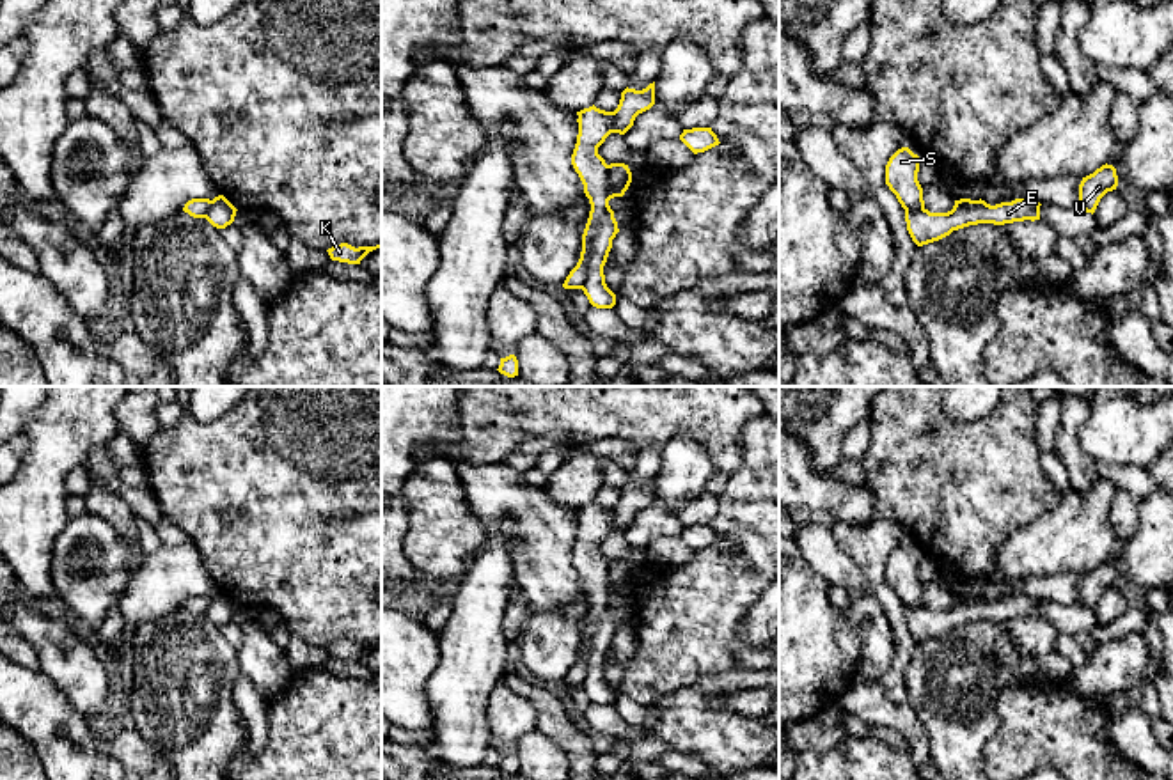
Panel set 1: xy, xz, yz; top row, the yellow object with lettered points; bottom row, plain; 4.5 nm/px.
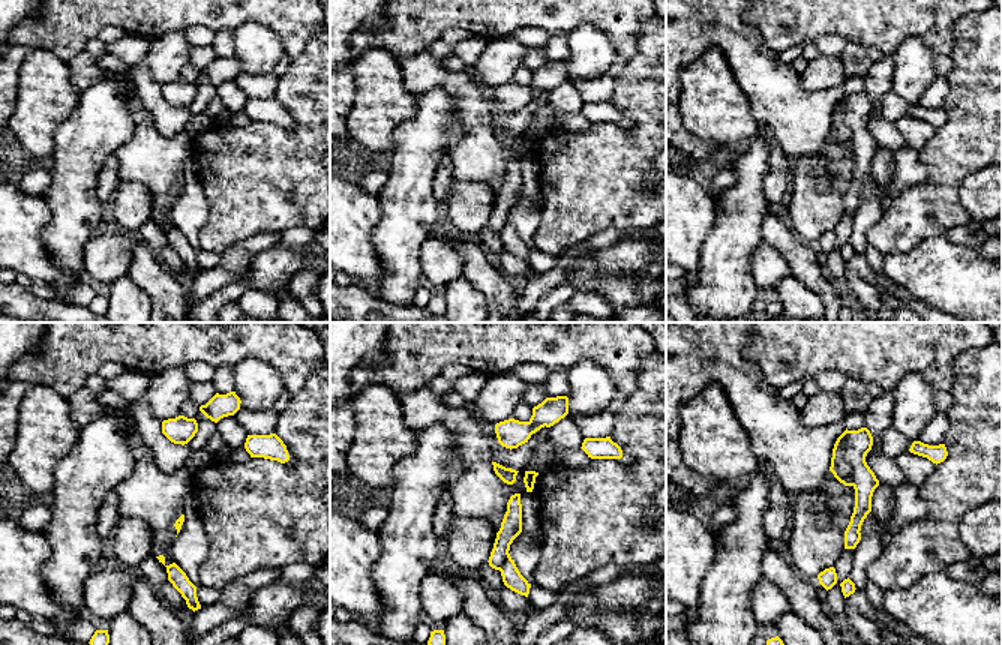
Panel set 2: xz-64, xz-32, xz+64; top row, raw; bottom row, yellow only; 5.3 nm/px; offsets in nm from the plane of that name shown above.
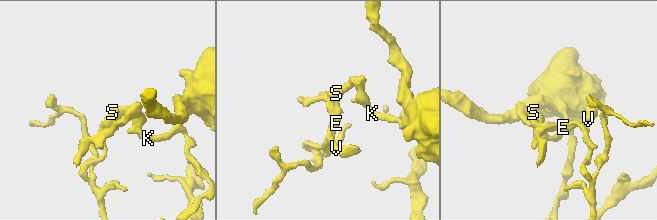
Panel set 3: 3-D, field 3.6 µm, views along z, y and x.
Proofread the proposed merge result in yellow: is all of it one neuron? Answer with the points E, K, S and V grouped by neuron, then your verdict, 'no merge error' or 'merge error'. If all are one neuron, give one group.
E K V / S; merge error

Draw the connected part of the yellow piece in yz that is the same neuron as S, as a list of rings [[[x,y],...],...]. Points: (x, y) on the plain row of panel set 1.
[[[909,544],[898,546],[886,562],[886,581],[903,606],[925,604],[923,585],[917,578],[921,555]]]

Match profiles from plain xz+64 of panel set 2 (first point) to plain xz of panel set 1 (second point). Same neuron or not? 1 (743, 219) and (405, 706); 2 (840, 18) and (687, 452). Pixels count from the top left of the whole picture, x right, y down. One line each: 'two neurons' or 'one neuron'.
1: two neurons
2: two neurons

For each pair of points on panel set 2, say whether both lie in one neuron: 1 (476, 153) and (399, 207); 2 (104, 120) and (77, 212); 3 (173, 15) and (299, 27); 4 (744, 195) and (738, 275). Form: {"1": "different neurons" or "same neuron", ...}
{"1": "different neurons", "2": "same neuron", "3": "same neuron", "4": "same neuron"}

